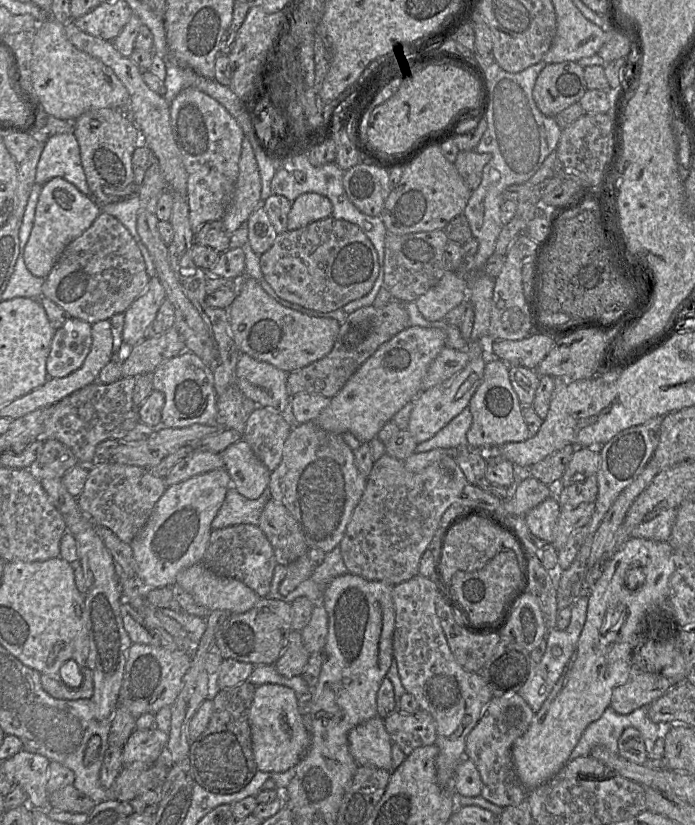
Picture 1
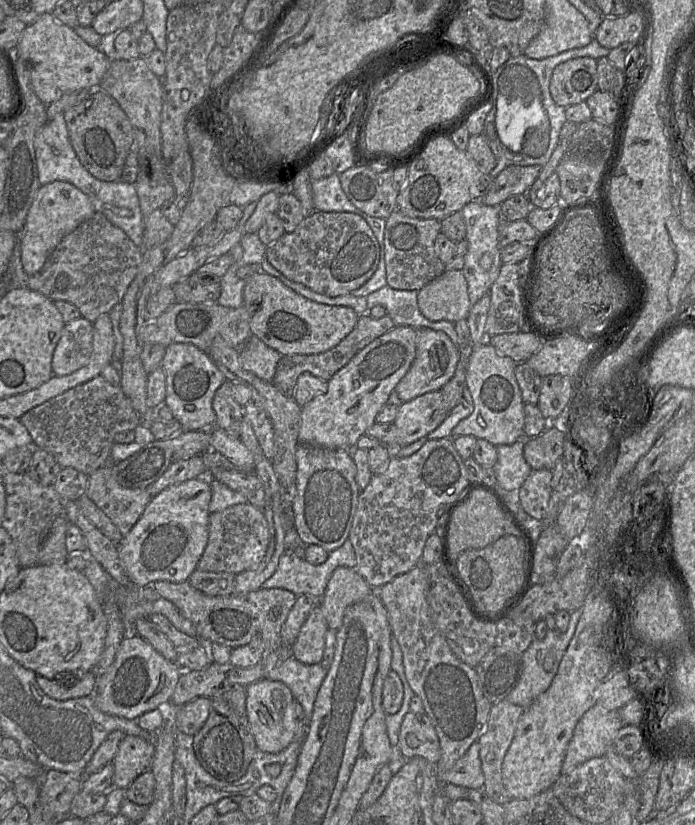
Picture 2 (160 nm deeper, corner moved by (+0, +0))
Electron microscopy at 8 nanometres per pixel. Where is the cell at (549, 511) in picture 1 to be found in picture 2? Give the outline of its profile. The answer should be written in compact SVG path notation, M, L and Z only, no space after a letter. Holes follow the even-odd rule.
M533 470L519 489L519 499L524 511L537 521L546 516L552 495L552 470Z

